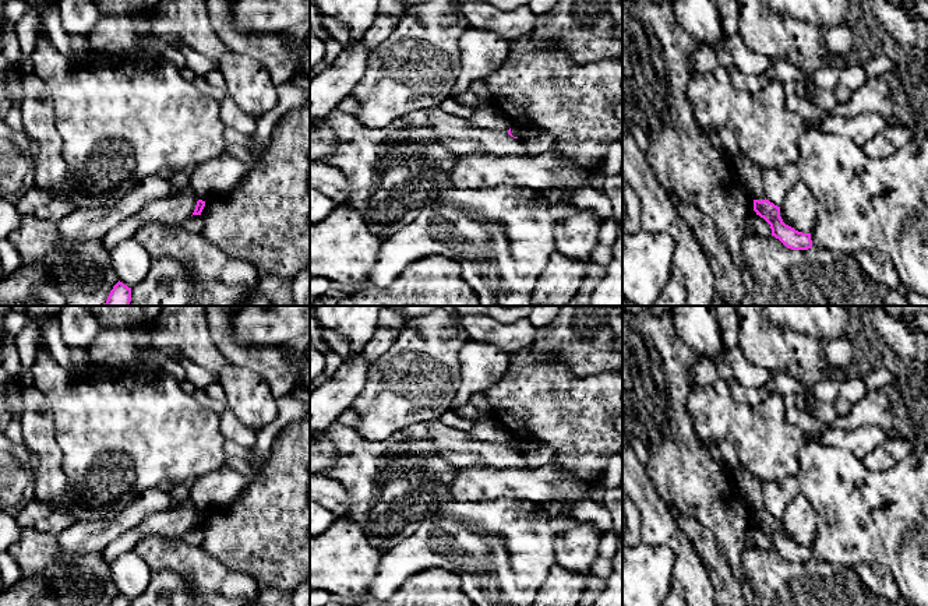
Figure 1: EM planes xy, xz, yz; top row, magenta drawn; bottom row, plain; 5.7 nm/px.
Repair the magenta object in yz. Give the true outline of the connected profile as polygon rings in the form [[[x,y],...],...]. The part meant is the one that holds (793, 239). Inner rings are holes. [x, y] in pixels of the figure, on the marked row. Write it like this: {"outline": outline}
{"outline": [[[754,200],[754,211],[770,225],[772,236],[779,239],[787,249],[808,250],[812,247],[811,233],[802,233],[786,225],[780,216],[780,207],[769,200]]]}

